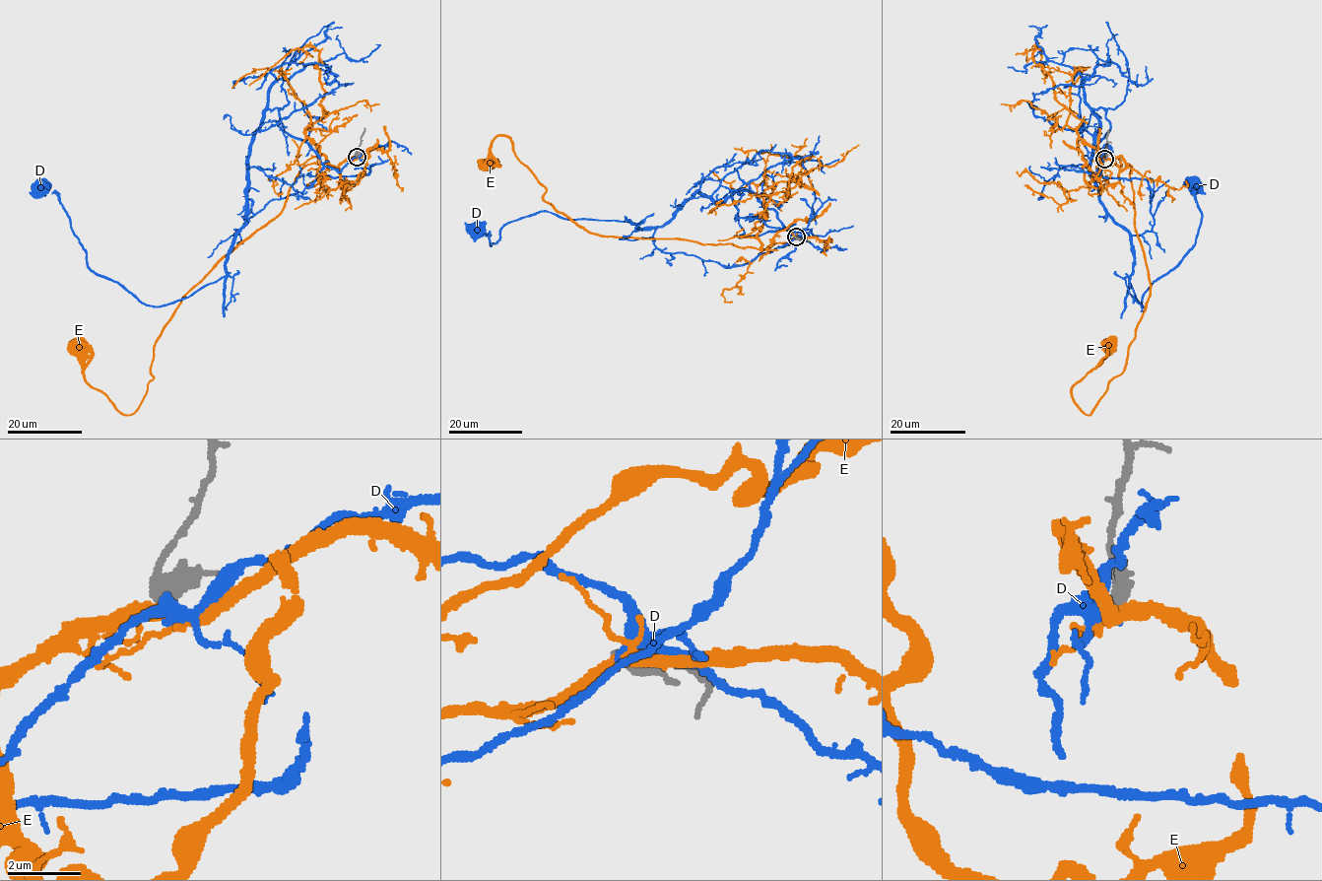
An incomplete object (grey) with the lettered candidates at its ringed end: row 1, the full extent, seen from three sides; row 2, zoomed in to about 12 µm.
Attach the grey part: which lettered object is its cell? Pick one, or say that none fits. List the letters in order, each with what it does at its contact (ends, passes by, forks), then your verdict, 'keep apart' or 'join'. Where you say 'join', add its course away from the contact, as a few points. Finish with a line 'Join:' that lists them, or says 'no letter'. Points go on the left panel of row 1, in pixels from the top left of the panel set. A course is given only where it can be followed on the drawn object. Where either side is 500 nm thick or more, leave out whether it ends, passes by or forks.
D: it forks there; join; it runs (357, 156), (339, 171), (326, 167), (266, 110), (227, 275), (160, 306), (93, 272), (58, 194), (42, 188)
E: it forks there; keep apart
Join: D

